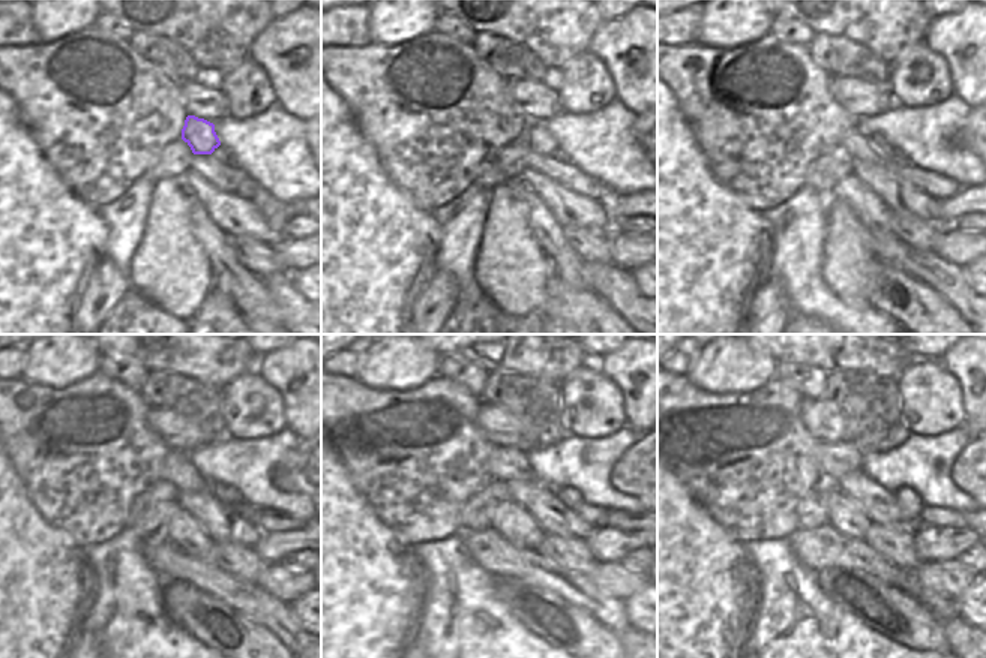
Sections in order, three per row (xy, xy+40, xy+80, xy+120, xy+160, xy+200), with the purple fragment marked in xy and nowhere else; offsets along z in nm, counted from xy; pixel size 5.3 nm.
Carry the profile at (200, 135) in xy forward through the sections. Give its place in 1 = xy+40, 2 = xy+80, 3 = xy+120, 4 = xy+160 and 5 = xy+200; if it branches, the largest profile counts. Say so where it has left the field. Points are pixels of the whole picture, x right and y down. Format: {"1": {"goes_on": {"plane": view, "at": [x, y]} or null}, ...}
{"1": {"goes_on": {"plane": "xy+40", "at": [539, 140]}}, "2": {"goes_on": {"plane": "xy+80", "at": [875, 140]}}, "3": {"goes_on": {"plane": "xy+120", "at": [228, 495]}}, "4": {"goes_on": {"plane": "xy+160", "at": [569, 496]}}, "5": {"goes_on": {"plane": "xy+200", "at": [910, 502]}}}

